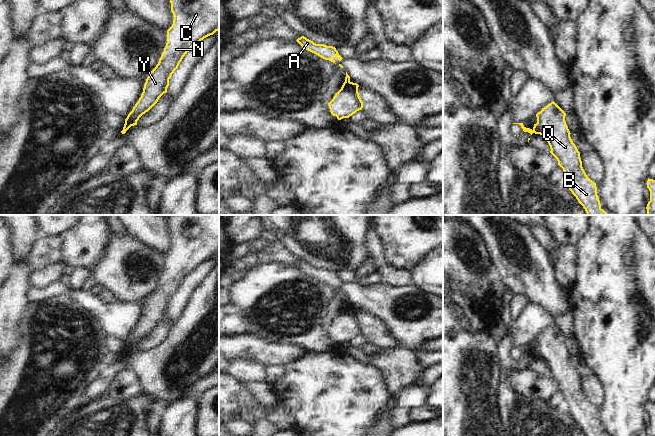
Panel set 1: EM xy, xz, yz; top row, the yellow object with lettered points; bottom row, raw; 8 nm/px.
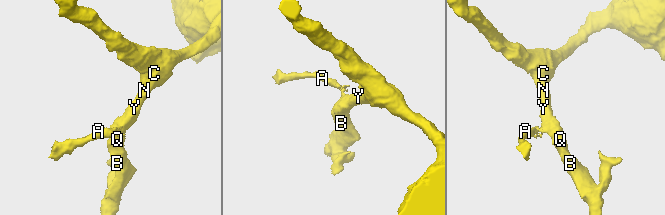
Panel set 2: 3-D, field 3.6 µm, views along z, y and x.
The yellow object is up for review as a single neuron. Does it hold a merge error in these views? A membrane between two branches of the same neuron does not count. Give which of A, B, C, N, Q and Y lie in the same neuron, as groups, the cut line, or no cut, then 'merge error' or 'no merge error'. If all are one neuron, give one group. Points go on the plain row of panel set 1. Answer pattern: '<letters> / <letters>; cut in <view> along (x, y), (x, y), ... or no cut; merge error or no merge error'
A / B C N Q Y; cut in yz along (532, 354), (533, 356); merge error

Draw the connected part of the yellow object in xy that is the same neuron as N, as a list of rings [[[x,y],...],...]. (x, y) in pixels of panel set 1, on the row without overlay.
[[[172,215],[168,218],[174,243],[167,254],[167,267],[156,291],[149,297],[143,316],[125,343],[123,354],[137,349],[139,342],[148,336],[167,316],[169,303],[183,281],[201,264],[219,254],[219,215]]]

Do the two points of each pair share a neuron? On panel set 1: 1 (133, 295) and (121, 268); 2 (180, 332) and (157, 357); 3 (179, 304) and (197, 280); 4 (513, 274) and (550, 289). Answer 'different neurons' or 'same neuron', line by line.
1: same neuron
2: same neuron
3: same neuron
4: same neuron

